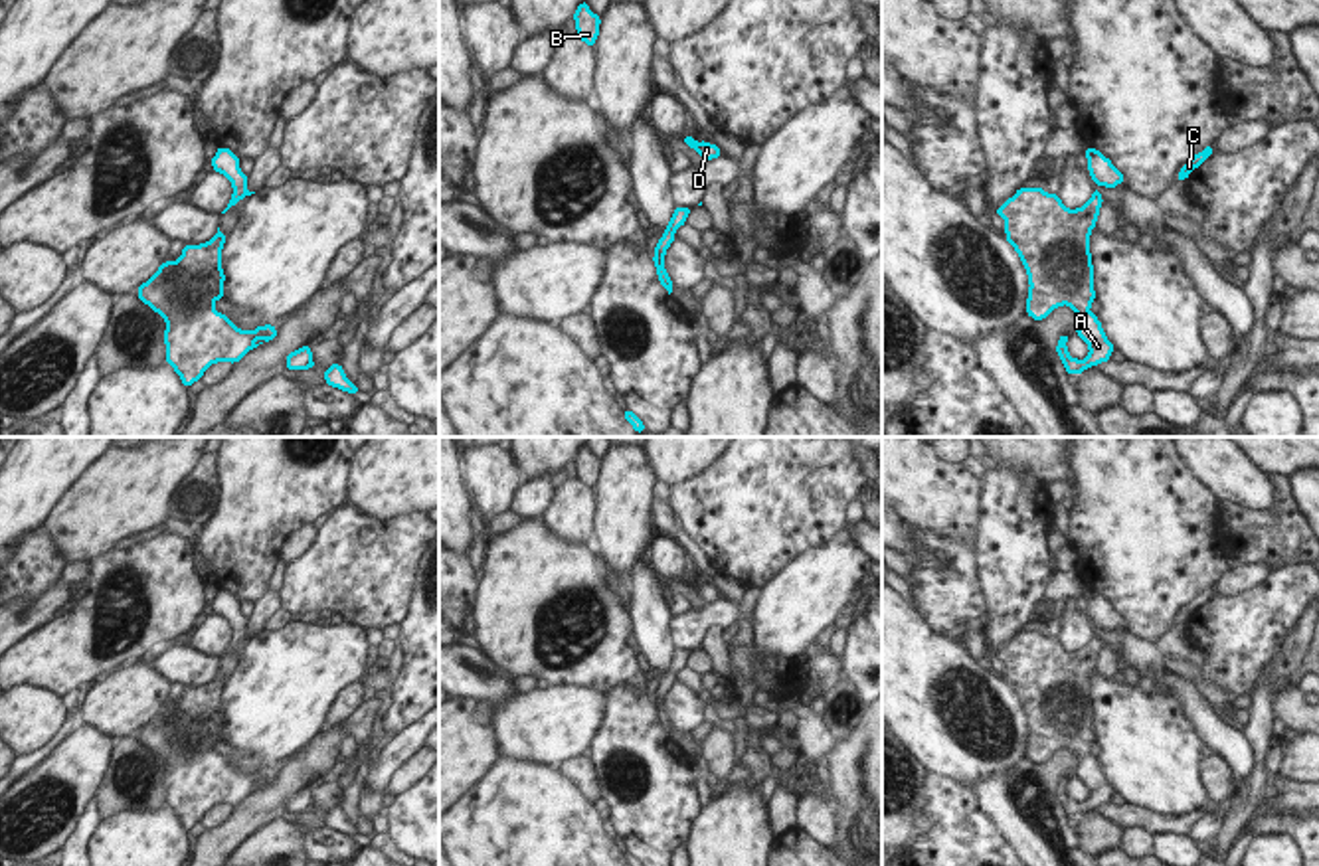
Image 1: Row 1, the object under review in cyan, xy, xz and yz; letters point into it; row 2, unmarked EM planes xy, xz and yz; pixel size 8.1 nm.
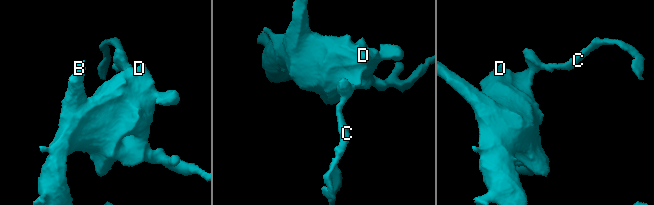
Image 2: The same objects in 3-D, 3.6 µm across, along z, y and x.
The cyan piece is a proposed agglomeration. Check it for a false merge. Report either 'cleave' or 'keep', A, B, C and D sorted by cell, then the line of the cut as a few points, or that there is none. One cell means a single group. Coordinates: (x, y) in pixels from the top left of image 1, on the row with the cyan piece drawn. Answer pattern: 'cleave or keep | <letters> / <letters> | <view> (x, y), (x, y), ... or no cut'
keep | A B C D | no cut

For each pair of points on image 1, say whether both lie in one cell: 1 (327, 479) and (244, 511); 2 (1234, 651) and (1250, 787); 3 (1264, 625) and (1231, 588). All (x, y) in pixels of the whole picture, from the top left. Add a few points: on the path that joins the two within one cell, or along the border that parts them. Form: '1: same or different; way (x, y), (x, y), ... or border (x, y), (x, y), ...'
1: same; way (307, 479), (279, 479), (263, 495)
2: different; border (1276, 653), (1260, 671), (1250, 694)
3: different; border (1272, 572), (1248, 590), (1213, 600)

